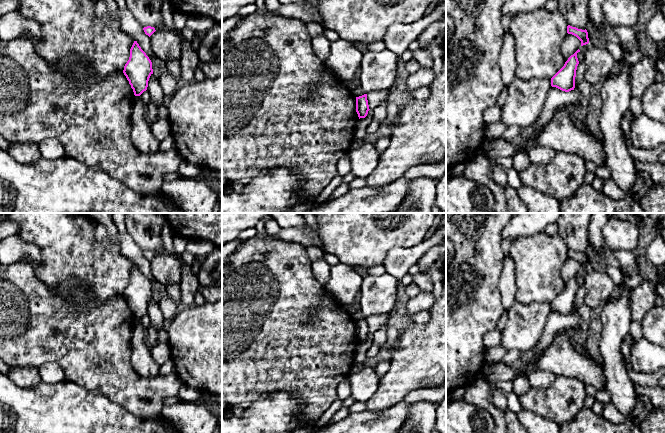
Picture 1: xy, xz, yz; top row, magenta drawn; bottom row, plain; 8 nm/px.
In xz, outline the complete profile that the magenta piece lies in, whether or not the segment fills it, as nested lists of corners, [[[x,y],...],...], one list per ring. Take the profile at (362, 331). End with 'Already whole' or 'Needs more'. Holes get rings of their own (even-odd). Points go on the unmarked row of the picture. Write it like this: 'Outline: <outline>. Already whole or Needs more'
Outline: [[[367,318],[356,321],[356,336],[358,338],[359,343],[365,342],[369,334],[370,333],[367,324]]]. Already whole

